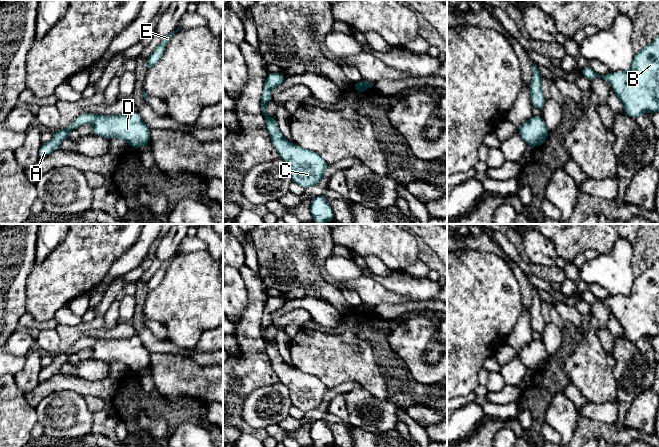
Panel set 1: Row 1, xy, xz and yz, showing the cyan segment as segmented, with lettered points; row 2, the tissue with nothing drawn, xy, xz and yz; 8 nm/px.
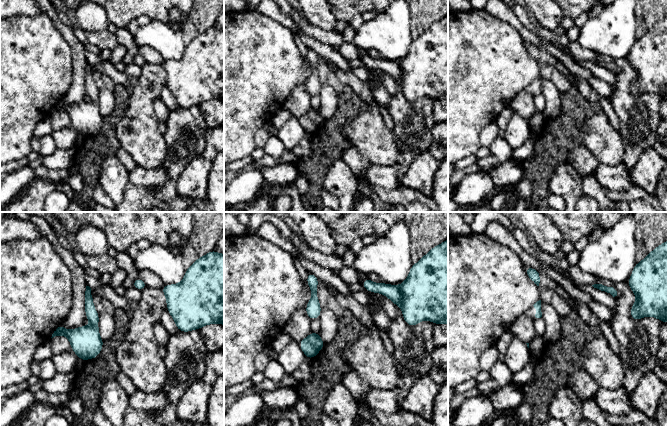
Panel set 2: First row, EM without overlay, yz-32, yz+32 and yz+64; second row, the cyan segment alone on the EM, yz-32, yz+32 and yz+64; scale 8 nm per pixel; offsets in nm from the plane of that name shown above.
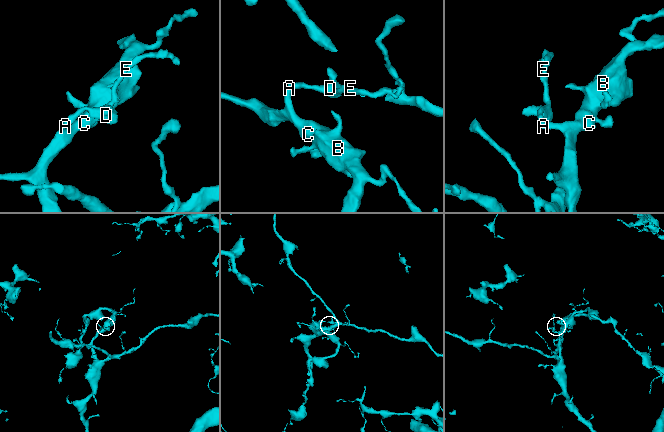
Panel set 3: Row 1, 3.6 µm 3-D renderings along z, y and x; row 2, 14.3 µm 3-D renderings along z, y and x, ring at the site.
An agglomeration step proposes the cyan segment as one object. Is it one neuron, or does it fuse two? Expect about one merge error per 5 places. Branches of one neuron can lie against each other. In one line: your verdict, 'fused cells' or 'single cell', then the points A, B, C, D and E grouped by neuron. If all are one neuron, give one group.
single cell; groups A B C D E

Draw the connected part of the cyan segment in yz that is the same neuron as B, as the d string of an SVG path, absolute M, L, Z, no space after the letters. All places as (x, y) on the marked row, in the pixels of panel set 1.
M659 36L634 55L626 72L602 76L588 65L581 73L590 81L600 77L609 82L628 116L659 112Z

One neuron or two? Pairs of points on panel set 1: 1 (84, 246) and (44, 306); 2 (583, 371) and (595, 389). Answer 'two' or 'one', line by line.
1: one
2: one

